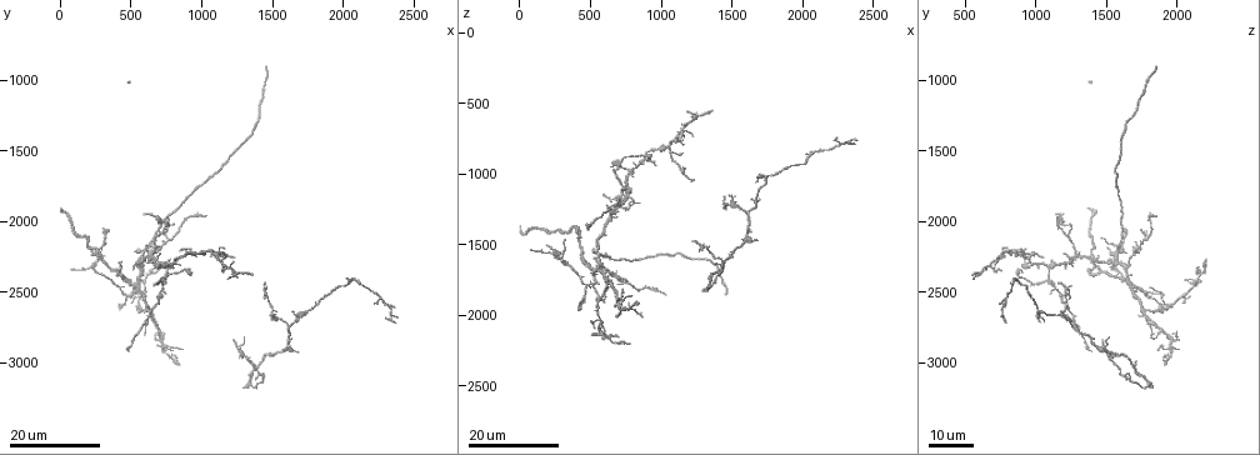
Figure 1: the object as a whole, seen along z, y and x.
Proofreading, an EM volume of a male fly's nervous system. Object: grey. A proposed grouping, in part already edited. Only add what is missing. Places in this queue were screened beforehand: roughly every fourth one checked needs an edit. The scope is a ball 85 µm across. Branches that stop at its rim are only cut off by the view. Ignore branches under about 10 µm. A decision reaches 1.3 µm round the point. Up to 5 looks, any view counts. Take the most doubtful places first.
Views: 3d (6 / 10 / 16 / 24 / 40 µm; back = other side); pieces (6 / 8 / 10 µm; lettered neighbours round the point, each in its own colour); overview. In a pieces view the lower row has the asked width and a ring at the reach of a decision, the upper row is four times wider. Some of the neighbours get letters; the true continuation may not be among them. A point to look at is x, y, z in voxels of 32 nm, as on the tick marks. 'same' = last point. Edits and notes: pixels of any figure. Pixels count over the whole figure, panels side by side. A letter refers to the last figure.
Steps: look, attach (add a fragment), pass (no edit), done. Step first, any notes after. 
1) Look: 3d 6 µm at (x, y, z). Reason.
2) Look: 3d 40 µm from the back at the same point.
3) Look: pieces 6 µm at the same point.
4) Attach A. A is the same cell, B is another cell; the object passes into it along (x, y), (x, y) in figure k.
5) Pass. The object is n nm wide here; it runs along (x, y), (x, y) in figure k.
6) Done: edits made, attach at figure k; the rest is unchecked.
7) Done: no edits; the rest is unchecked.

Look: 3d 24 µm at (1360, 2380, 540).

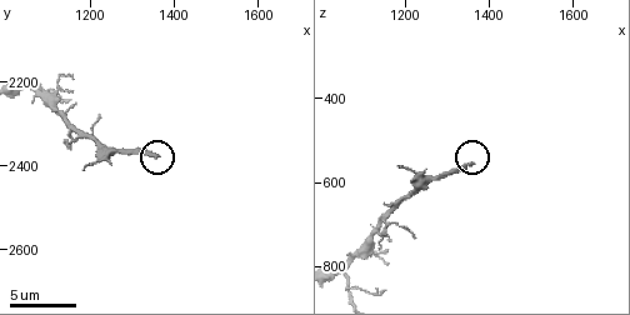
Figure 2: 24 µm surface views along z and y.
Look: pieces 10 µm at (1360, 2380, 555).

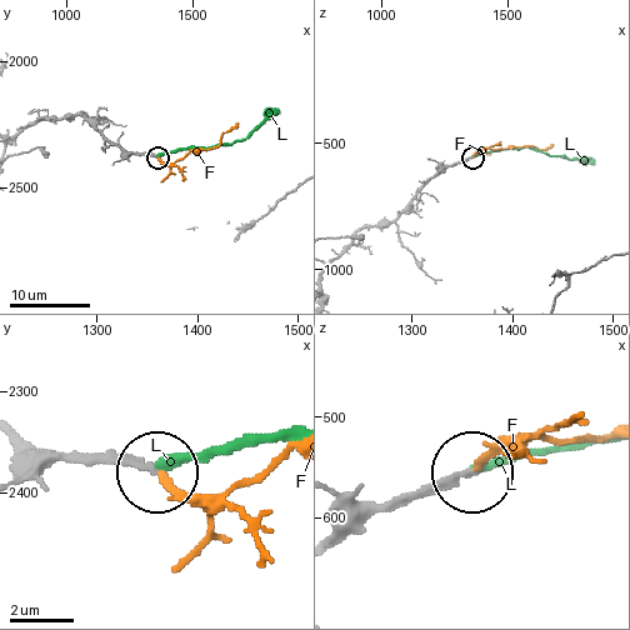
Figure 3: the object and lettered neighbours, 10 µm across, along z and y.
Attach F. F is the same cell, L is another cell; the object passes into it along (136, 151), (174, 163), (213, 149), (223, 134), (238, 124) in figure 3; the neuron continues.

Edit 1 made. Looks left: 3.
Look: overview.

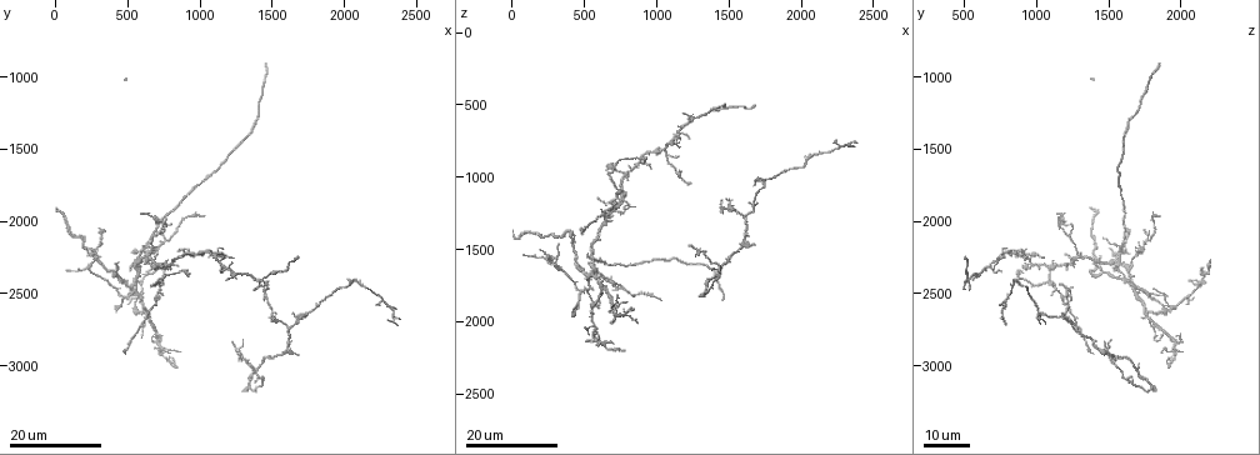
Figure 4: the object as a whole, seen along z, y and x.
Look: 3d 16 µm at (1020, 1960, 1860).

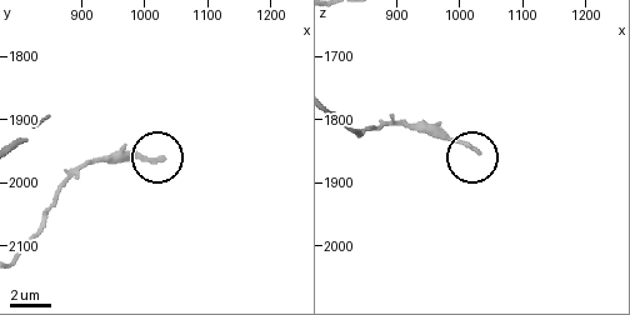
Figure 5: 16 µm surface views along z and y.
Look: pieces 10 µm at (1030, 1965, 1850).

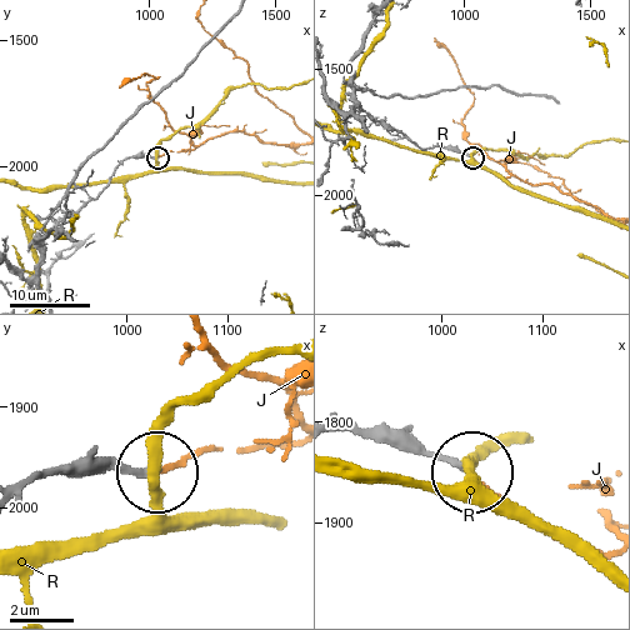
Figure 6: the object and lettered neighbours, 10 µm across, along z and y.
Attach J. The object is 210 nm wide here; J is the same cell, R is another cell; the object passes into it along (135, 158), (193, 150), (231, 131), (279, 144) in figure 6; it goes on there.

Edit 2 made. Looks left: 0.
Done: edits made, attach at figure 3, attach at figure 6; the rest is unchecked.

